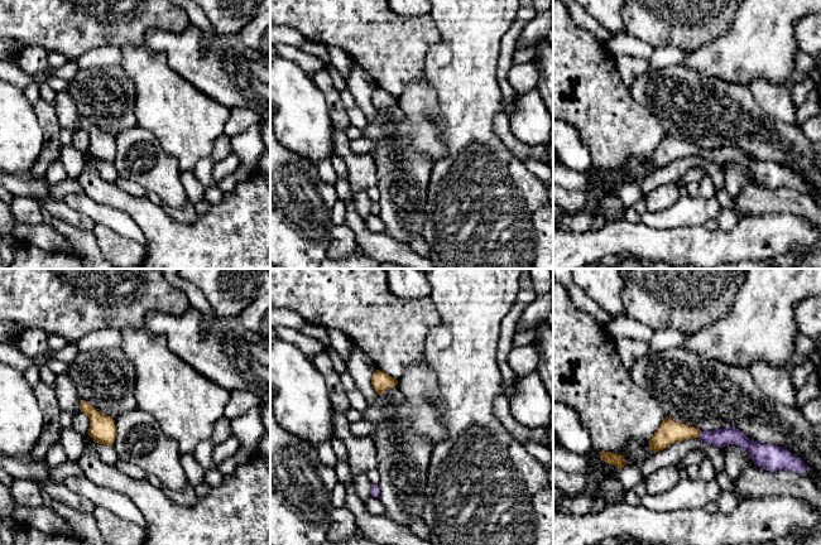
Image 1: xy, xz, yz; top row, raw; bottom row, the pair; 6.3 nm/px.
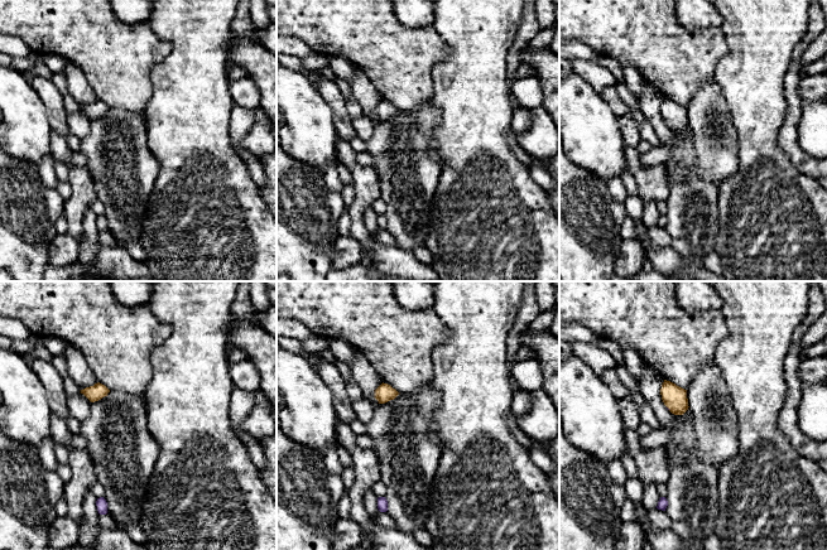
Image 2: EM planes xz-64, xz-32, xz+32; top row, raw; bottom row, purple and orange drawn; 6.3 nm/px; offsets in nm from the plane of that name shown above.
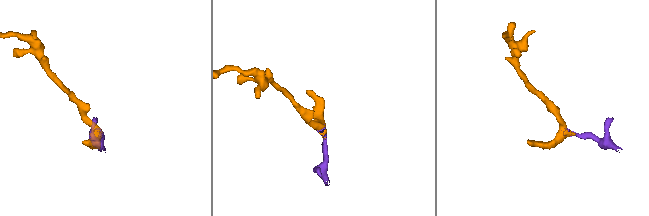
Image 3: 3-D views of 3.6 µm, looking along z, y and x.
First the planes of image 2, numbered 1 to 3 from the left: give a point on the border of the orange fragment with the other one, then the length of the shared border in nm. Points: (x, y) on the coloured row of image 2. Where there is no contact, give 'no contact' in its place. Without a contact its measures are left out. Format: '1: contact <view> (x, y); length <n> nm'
1: no contact
2: no contact
3: no contact

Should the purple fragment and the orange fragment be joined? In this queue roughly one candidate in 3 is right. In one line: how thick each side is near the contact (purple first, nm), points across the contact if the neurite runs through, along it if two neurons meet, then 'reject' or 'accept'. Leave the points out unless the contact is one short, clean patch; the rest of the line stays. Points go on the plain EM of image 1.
calibres 120 and 150 nm; way yz (720, 155), (700, 152), (670, 149); accept

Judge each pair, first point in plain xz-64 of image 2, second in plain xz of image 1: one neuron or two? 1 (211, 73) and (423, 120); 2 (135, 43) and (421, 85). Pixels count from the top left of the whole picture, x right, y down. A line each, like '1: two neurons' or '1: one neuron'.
1: two neurons
2: two neurons

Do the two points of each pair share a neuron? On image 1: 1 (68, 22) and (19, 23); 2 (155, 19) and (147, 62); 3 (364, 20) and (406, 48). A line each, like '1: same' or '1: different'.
1: same
2: different
3: same

